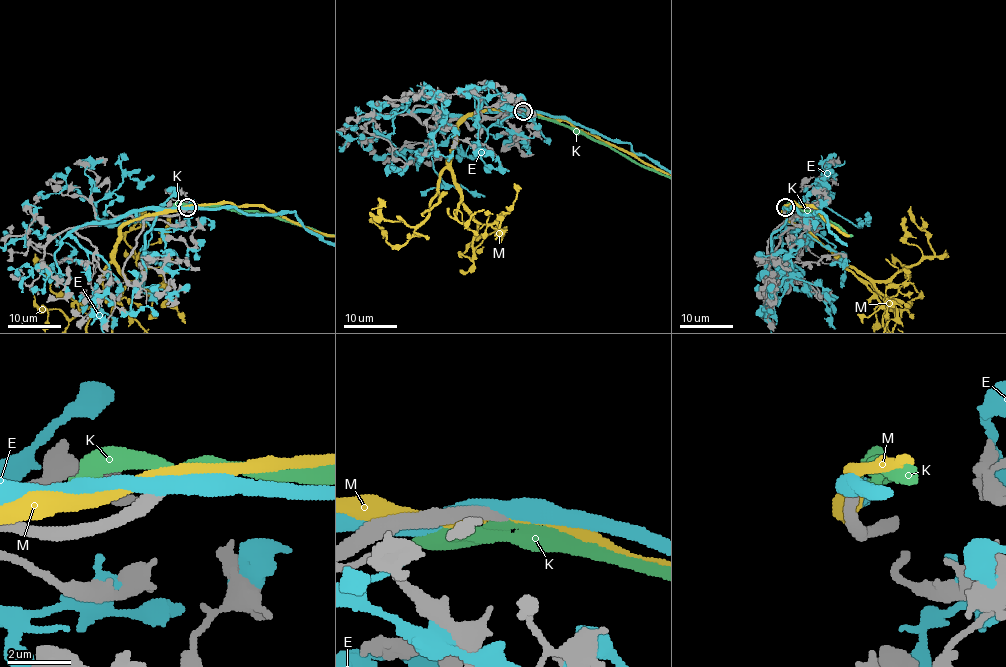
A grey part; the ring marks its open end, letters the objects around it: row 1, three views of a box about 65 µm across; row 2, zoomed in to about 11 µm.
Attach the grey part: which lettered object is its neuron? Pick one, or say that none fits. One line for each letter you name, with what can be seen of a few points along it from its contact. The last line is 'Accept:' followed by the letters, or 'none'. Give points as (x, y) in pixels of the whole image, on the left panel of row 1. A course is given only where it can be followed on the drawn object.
Accept: K

